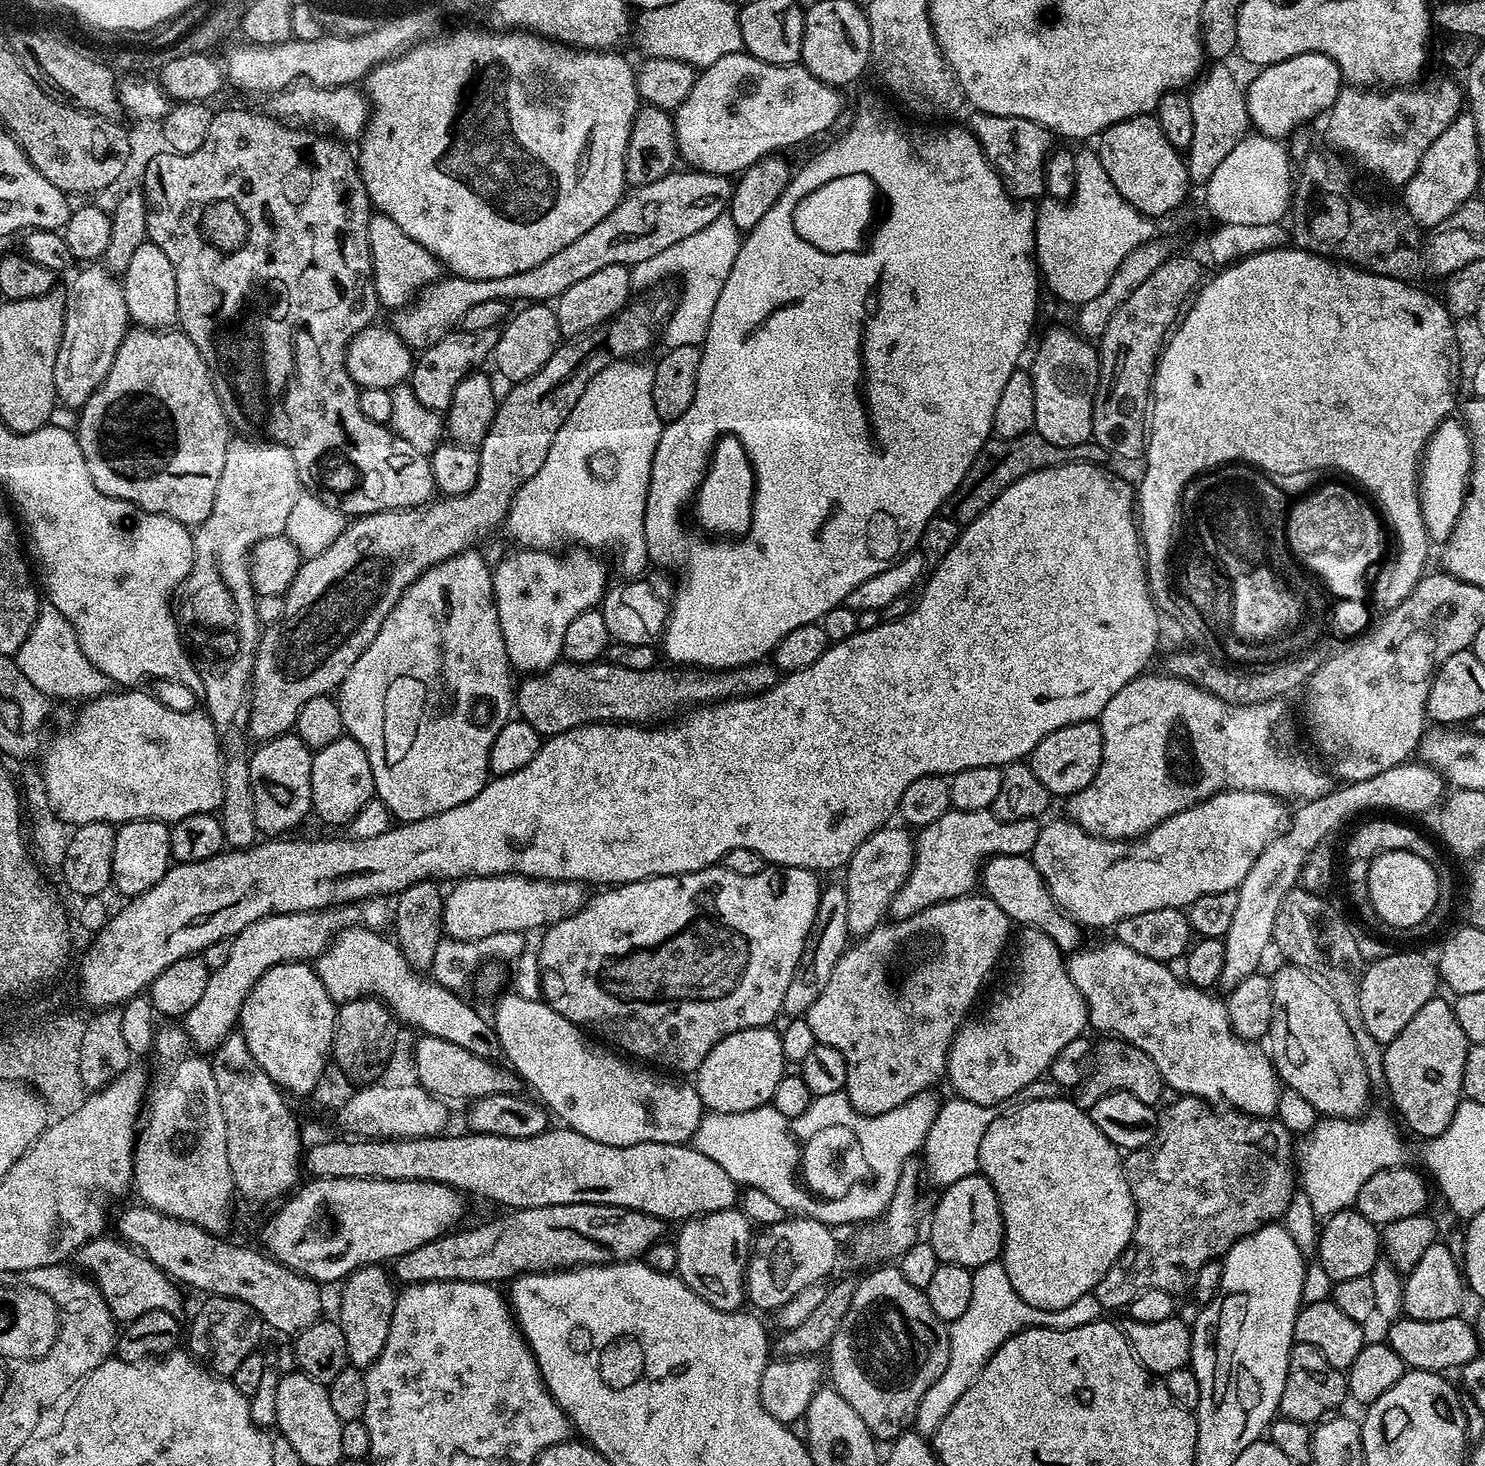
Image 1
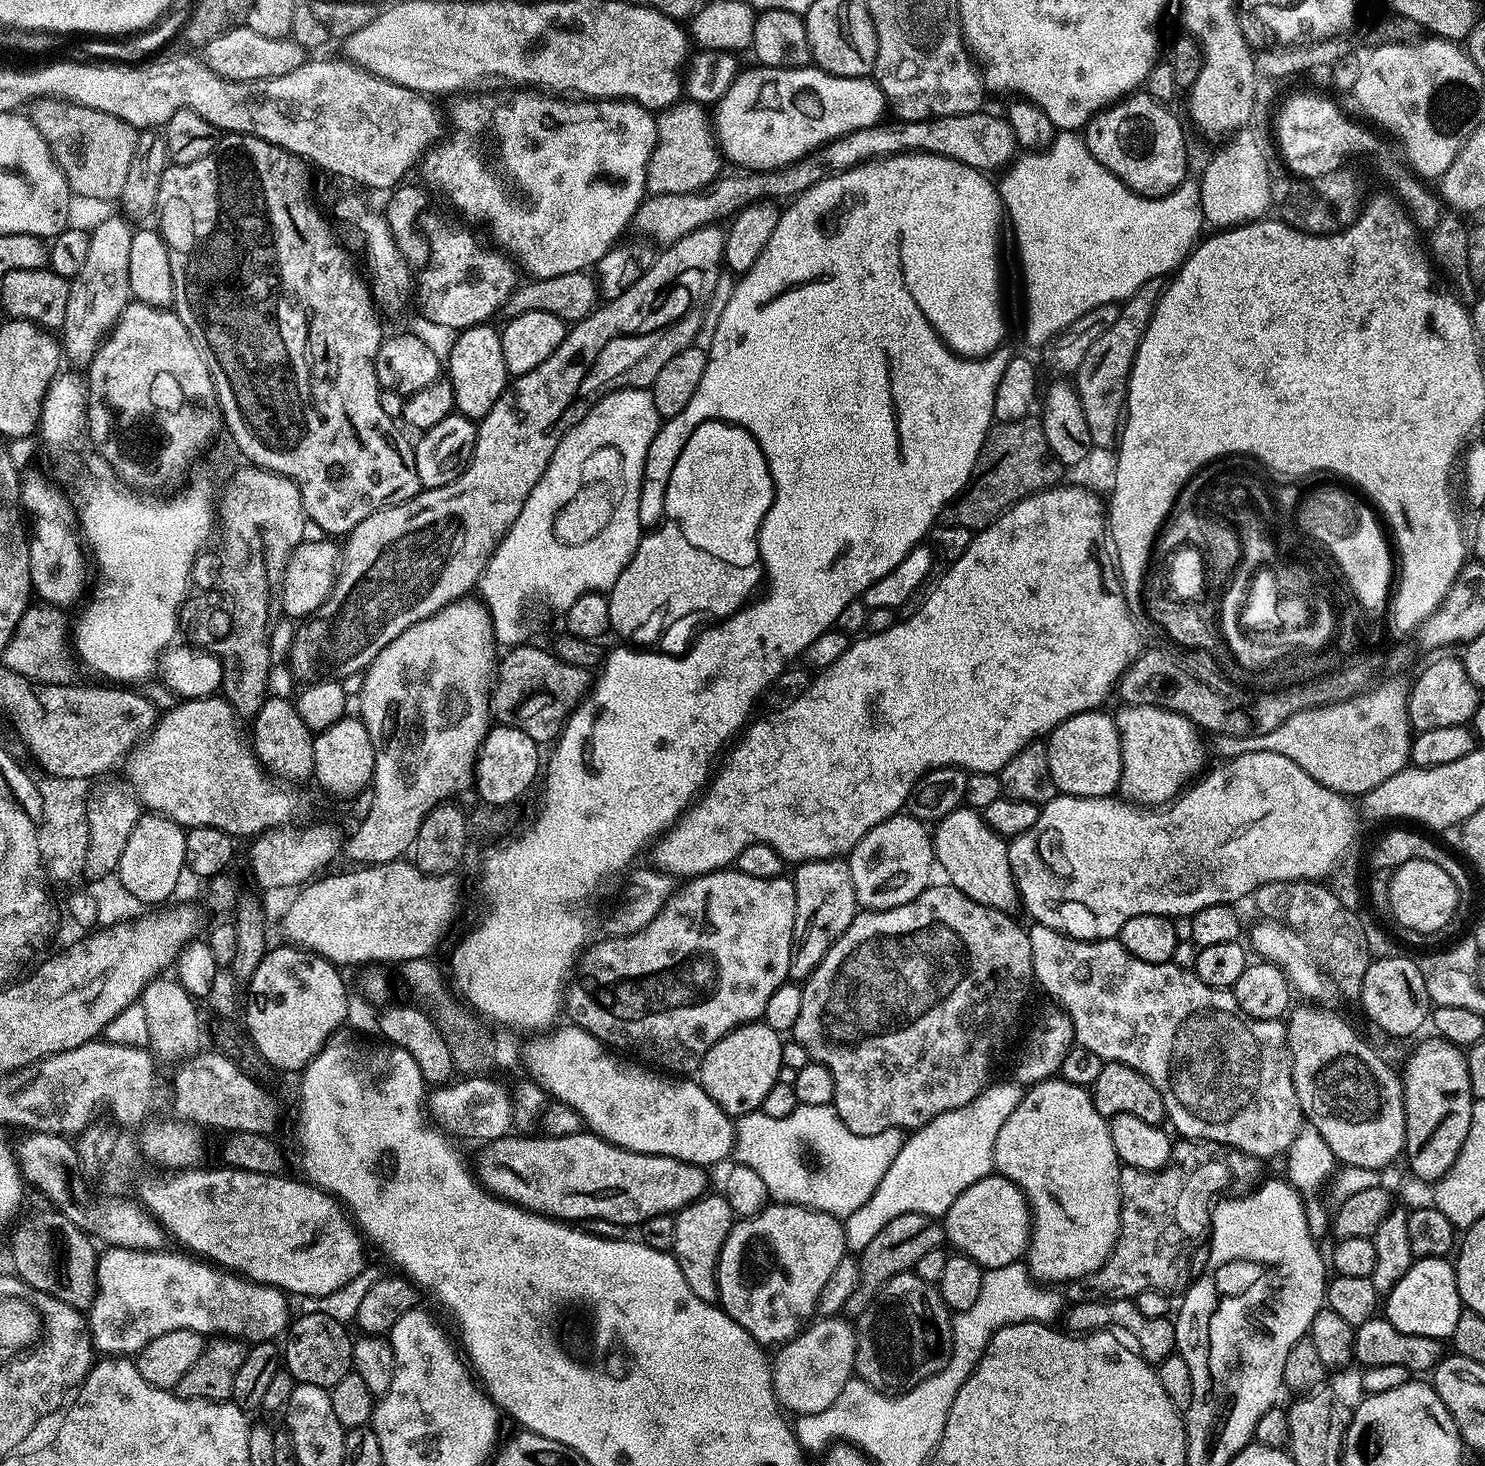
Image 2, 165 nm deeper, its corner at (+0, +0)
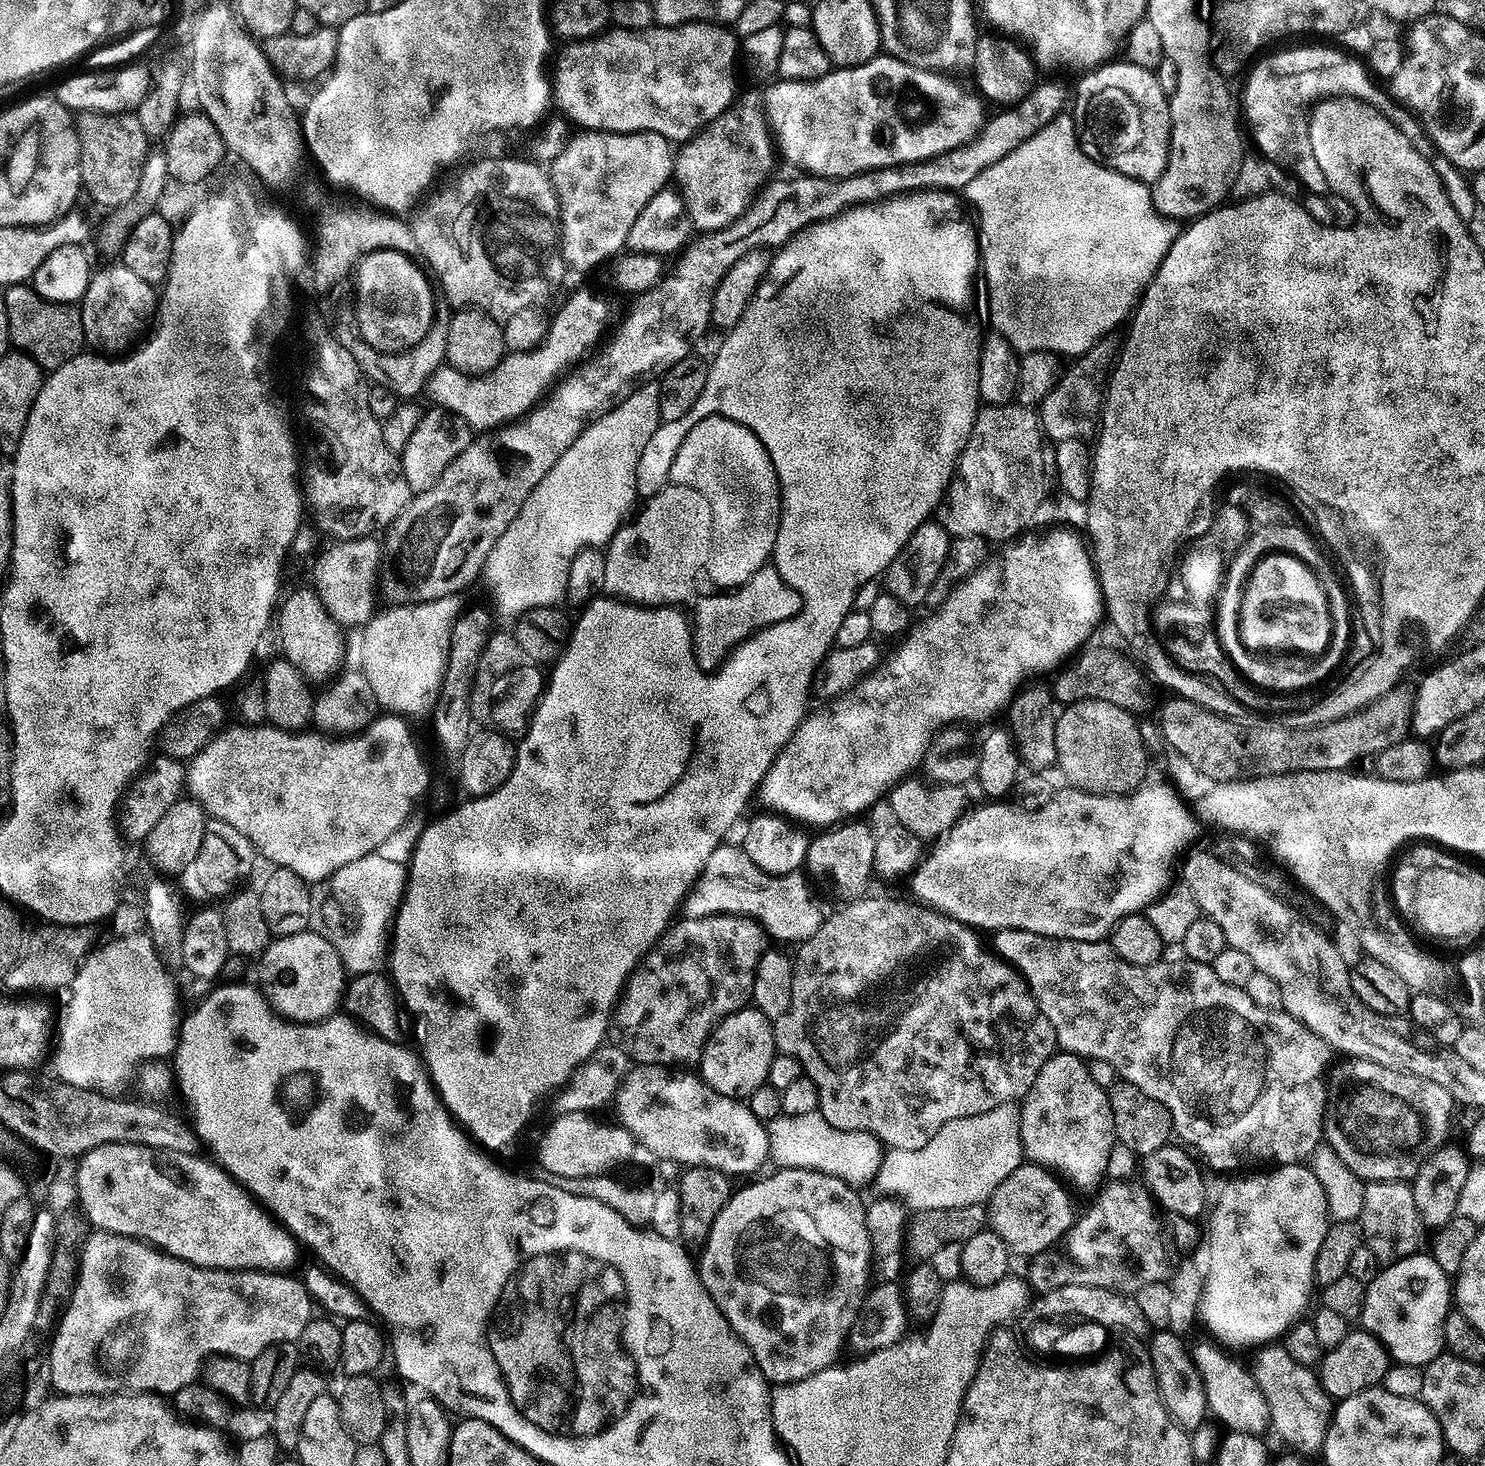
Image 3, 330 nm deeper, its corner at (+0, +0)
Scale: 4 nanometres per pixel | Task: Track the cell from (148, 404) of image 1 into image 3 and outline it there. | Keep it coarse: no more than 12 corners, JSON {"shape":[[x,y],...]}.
{"shape":[[125,268],[93,271],[78,305],[85,345],[119,353],[158,312]]}

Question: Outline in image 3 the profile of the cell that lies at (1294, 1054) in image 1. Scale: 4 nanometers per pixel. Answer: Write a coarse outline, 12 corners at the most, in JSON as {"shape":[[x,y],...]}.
{"shape":[[1344,1058],[1323,1139],[1365,1182],[1411,1181],[1452,1093]]}

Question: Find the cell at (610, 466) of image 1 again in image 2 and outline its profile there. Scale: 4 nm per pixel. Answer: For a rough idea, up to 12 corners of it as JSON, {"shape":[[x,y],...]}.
{"shape":[[647,387],[601,395],[488,557],[497,645],[638,550]]}

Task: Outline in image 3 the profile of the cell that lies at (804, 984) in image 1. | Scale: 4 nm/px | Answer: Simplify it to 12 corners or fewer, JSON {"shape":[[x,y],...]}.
{"shape":[[844,822],[809,839],[807,875],[844,902],[874,876],[877,833]]}

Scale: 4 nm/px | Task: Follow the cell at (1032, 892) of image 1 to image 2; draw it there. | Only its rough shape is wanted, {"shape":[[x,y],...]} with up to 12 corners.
{"shape":[[977,809],[931,837],[943,879],[1000,912],[1017,907],[1008,844]]}

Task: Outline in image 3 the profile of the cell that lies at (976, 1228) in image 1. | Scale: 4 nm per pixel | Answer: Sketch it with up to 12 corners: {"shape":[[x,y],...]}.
{"shape":[[1021,1162],[986,1201],[987,1227],[1031,1258],[1072,1231],[1049,1169]]}

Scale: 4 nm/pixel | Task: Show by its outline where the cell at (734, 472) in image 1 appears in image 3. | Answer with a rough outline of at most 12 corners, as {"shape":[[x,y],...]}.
{"shape":[[704,420],[669,481],[704,496],[720,583],[771,548],[775,477],[764,449]]}

